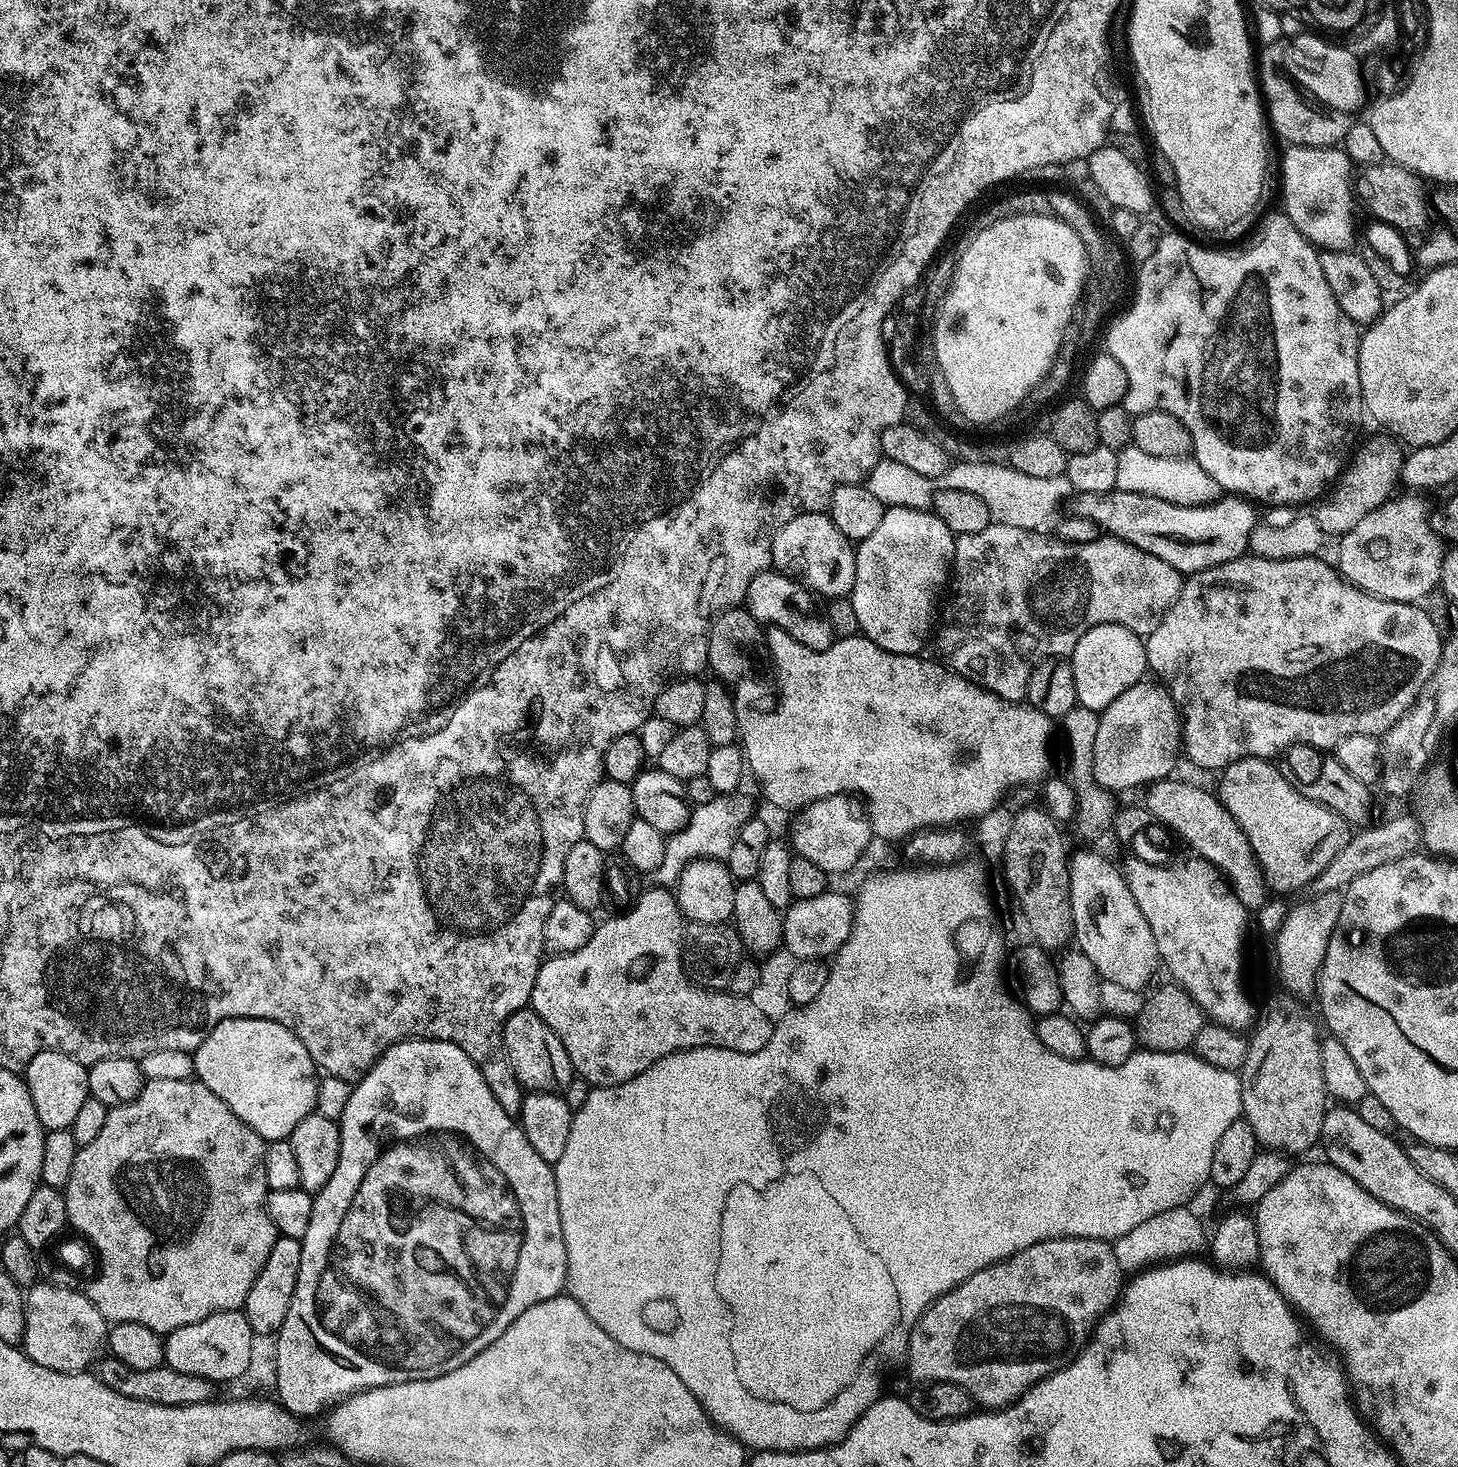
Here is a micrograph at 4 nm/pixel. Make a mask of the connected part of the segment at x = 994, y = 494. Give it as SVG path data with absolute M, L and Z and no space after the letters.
M956 460L938 477L939 483L950 490L963 490L965 494L978 494L986 502L993 521L1006 526L1018 526L1022 530L1043 532L1052 519L1057 519L1056 510L1060 500L1073 495L1070 482L1063 475L1058 478L1033 478L1014 470L1011 464L990 462L966 462Z

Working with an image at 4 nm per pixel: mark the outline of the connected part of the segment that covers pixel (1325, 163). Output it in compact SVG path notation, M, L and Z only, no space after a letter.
M1292 146L1287 151L1288 153L1284 156L1284 205L1282 205L1282 208L1290 218L1290 222L1294 222L1294 226L1298 226L1300 233L1311 244L1316 245L1317 249L1326 252L1342 252L1351 249L1353 247L1352 239L1356 236L1356 216L1352 213L1352 200L1354 201L1354 165L1352 159L1344 153L1343 147L1340 146L1335 148L1301 148L1299 146Z

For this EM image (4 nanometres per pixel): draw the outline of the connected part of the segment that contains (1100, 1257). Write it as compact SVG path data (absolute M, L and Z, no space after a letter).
M1063 1236L1046 1242L1038 1242L1026 1250L1015 1252L1013 1256L1009 1256L1008 1259L1002 1262L978 1270L978 1274L966 1278L966 1282L962 1282L954 1290L939 1296L918 1318L918 1322L910 1334L906 1369L908 1368L909 1374L920 1384L954 1382L954 1386L962 1386L962 1390L966 1390L971 1394L977 1405L988 1410L1006 1408L1013 1404L1015 1400L1019 1400L1025 1392L1031 1390L1039 1380L1045 1380L1046 1377L1051 1376L1059 1368L1065 1368L1070 1361L1076 1358L1076 1355L1084 1349L1085 1344L1092 1339L1096 1325L1116 1307L1123 1293L1125 1283L1126 1273L1120 1268L1113 1245L1109 1241Z

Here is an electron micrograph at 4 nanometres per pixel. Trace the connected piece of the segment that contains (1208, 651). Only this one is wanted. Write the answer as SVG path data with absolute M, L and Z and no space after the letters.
M1245 554L1232 561L1224 561L1220 565L1195 572L1181 583L1176 601L1166 610L1162 622L1158 622L1158 626L1154 626L1154 630L1144 640L1144 659L1147 667L1156 671L1155 679L1167 687L1172 701L1180 710L1183 755L1189 756L1200 768L1223 770L1229 764L1251 756L1258 760L1272 760L1280 751L1297 746L1332 750L1338 742L1342 742L1342 738L1350 738L1350 734L1383 737L1385 732L1408 713L1408 708L1434 674L1440 661L1442 636L1440 638L1435 622L1420 607L1419 603L1403 604L1383 600L1355 588L1319 555L1271 560Z

